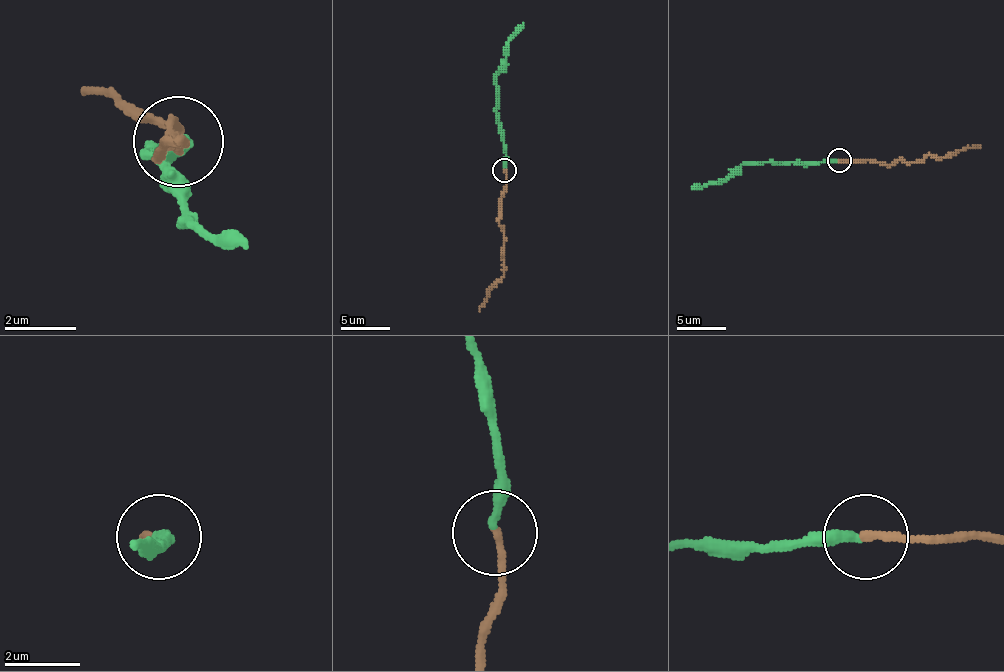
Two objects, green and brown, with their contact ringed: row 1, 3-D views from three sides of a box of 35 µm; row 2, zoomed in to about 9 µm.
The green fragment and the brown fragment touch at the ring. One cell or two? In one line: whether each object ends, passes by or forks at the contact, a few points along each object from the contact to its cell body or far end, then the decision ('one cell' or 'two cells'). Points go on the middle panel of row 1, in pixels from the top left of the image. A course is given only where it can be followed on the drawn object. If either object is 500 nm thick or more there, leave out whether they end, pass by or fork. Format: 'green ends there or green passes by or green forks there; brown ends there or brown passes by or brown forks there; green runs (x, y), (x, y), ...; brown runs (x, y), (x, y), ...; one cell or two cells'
green ends there; brown ends there; green runs (504, 169), (506, 145), (496, 111), (496, 74), (508, 55), (508, 40), (523, 23); brown runs (504, 169), (506, 189), (499, 225), (504, 230), (504, 277), (479, 311); two cells

